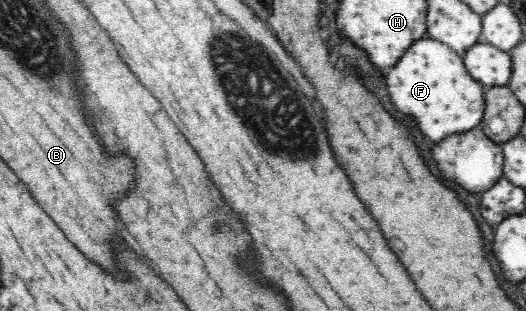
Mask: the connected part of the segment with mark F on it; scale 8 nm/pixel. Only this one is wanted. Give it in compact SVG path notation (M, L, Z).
M429 37L415 41L397 69L387 75L387 89L395 107L409 113L431 141L443 141L480 127L485 115L485 88L469 74L460 54Z

